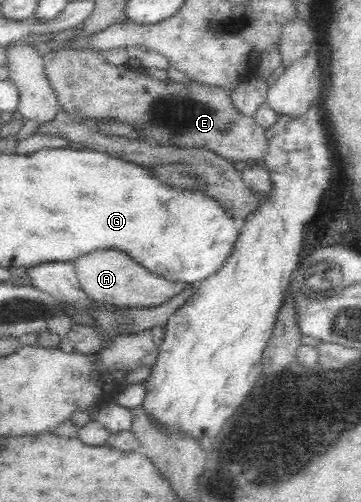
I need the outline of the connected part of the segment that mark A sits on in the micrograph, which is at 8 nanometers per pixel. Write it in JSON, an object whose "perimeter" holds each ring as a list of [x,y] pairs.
{"perimeter":[[[97,249],[72,262],[81,288],[100,304],[152,308],[167,303],[191,286],[183,281],[171,281],[163,275],[151,272],[141,262],[121,249]]]}

